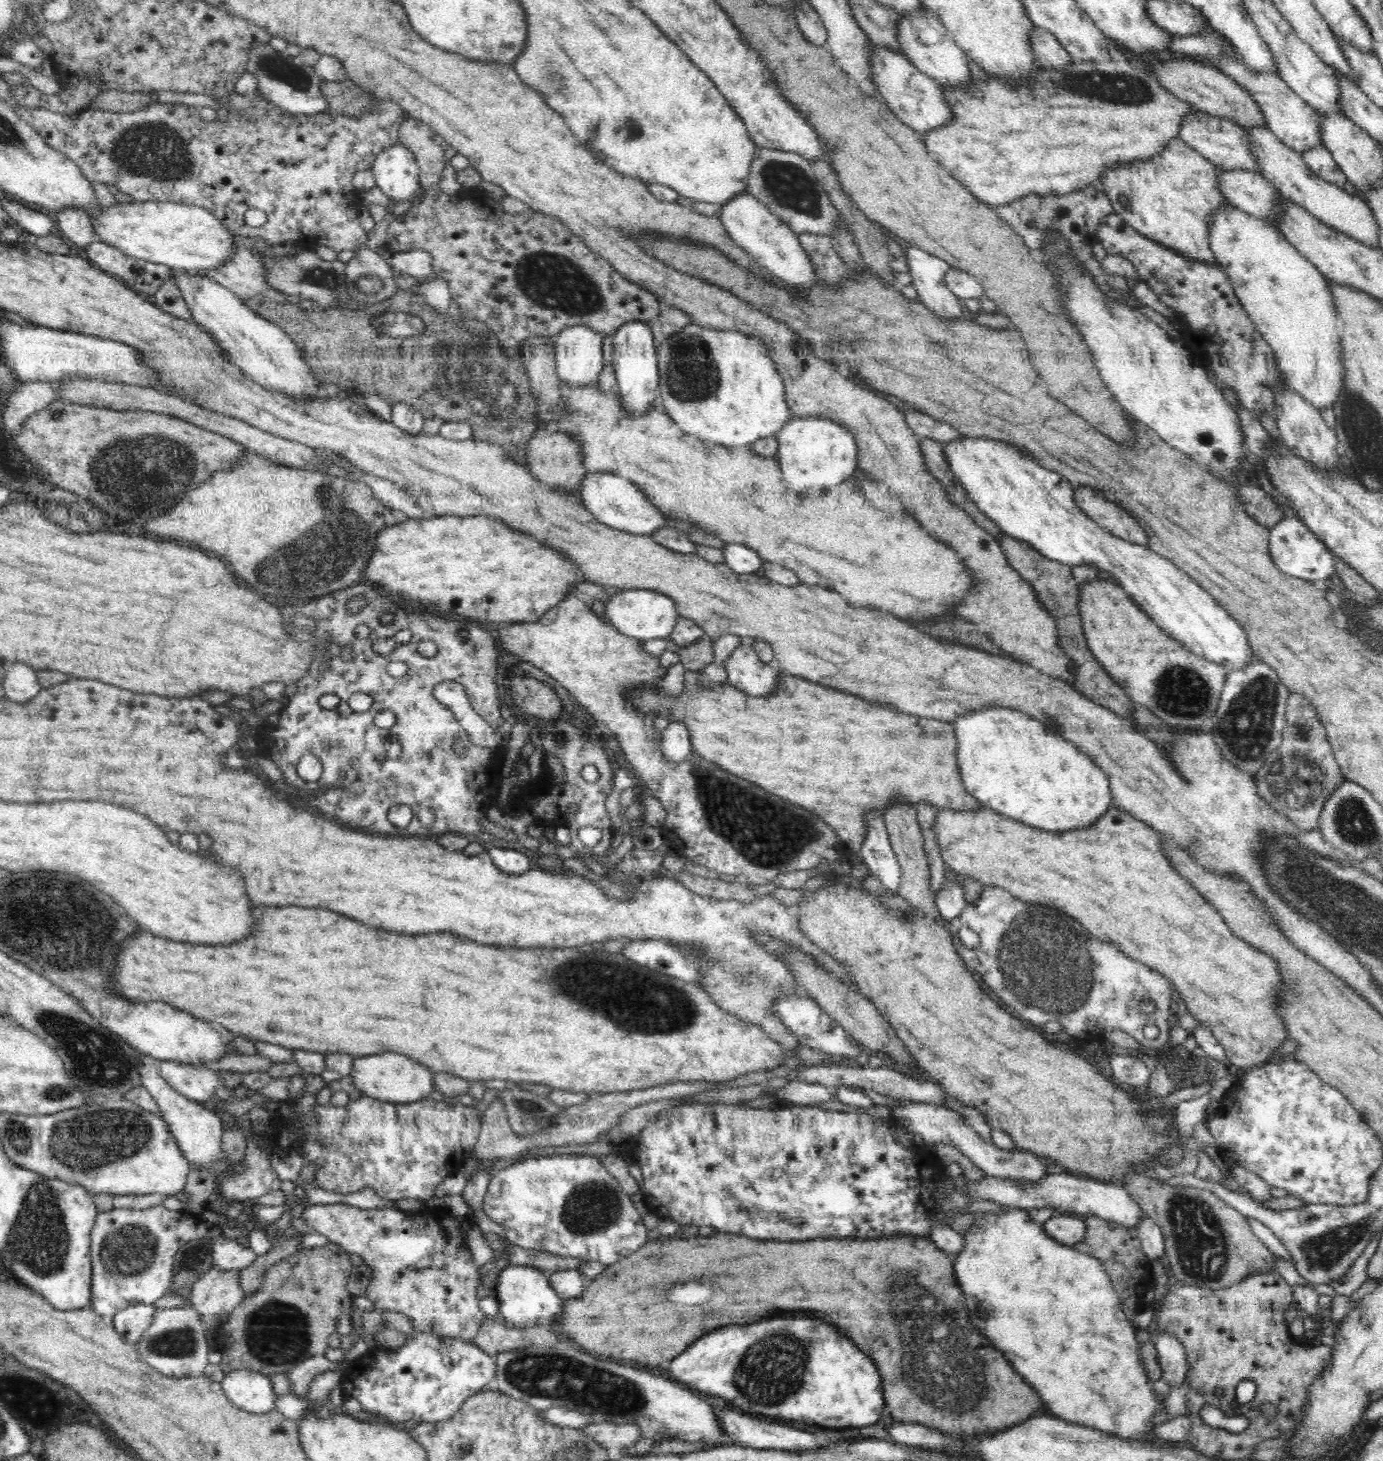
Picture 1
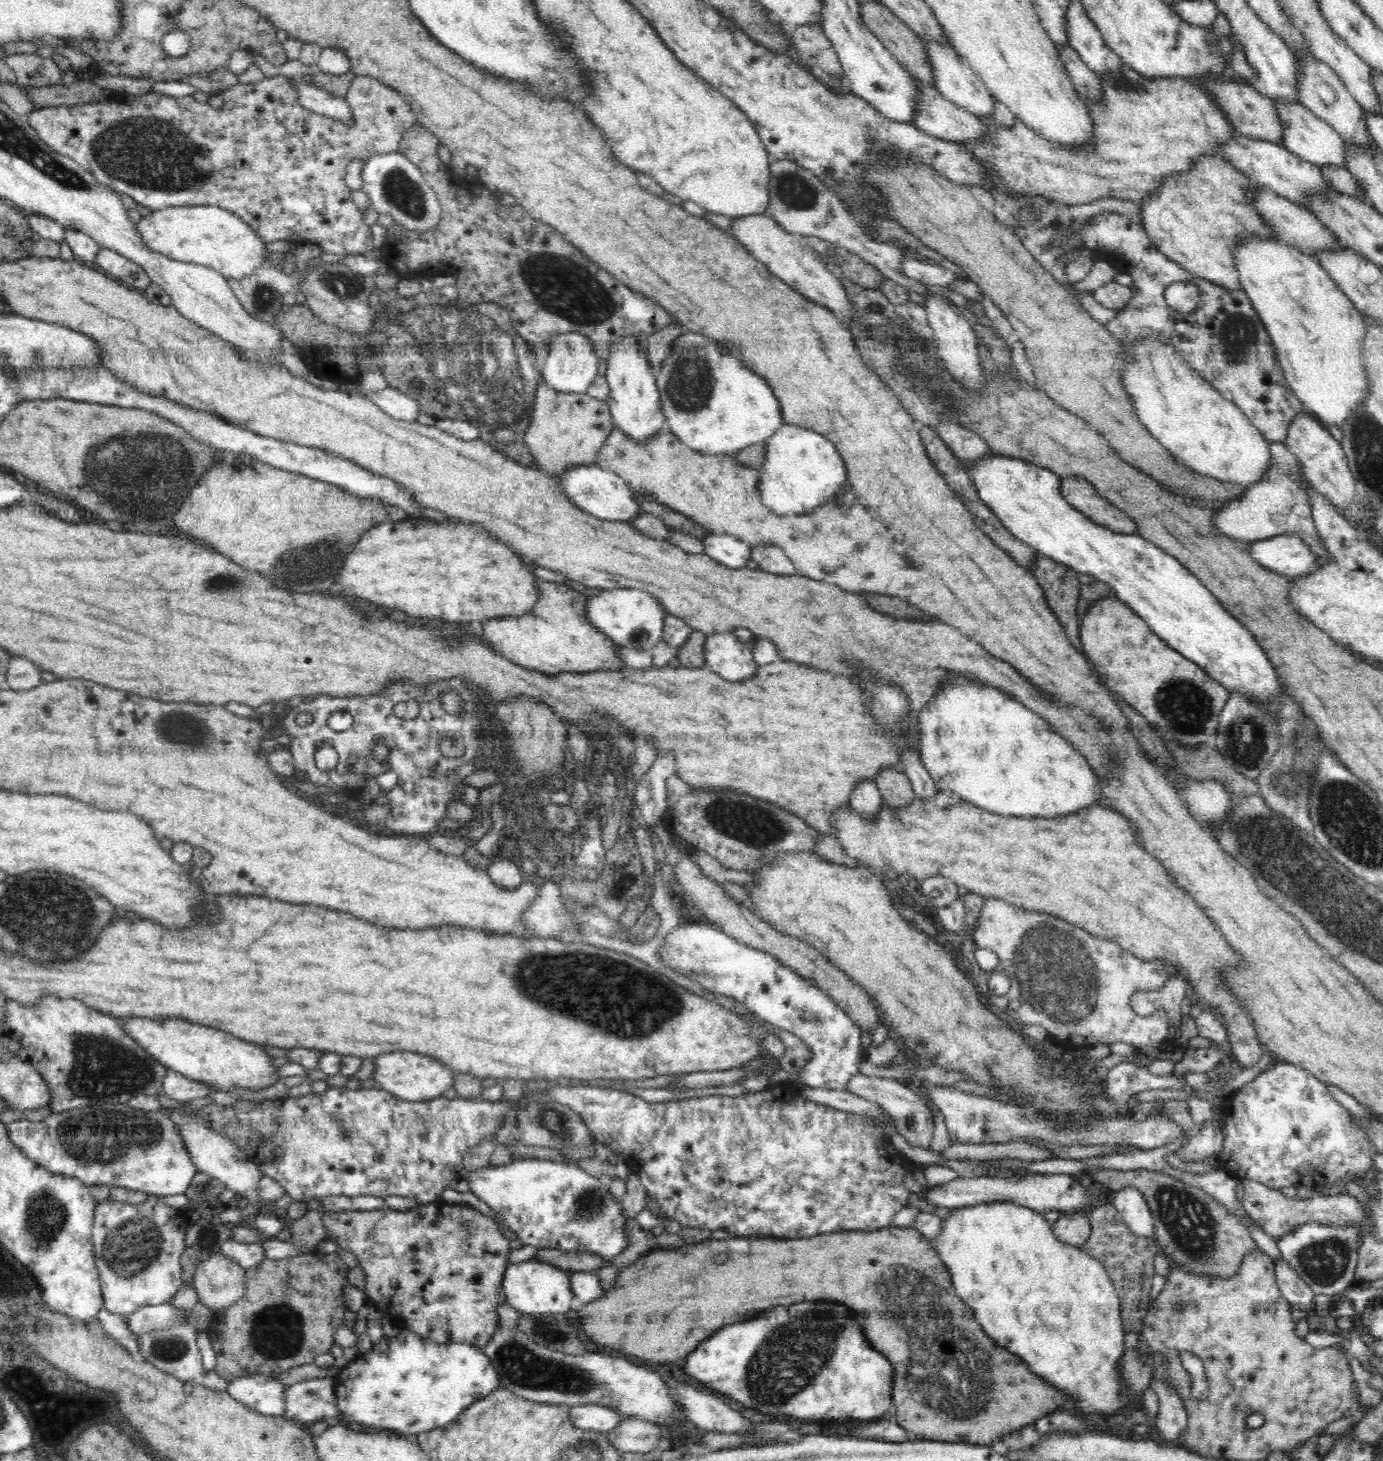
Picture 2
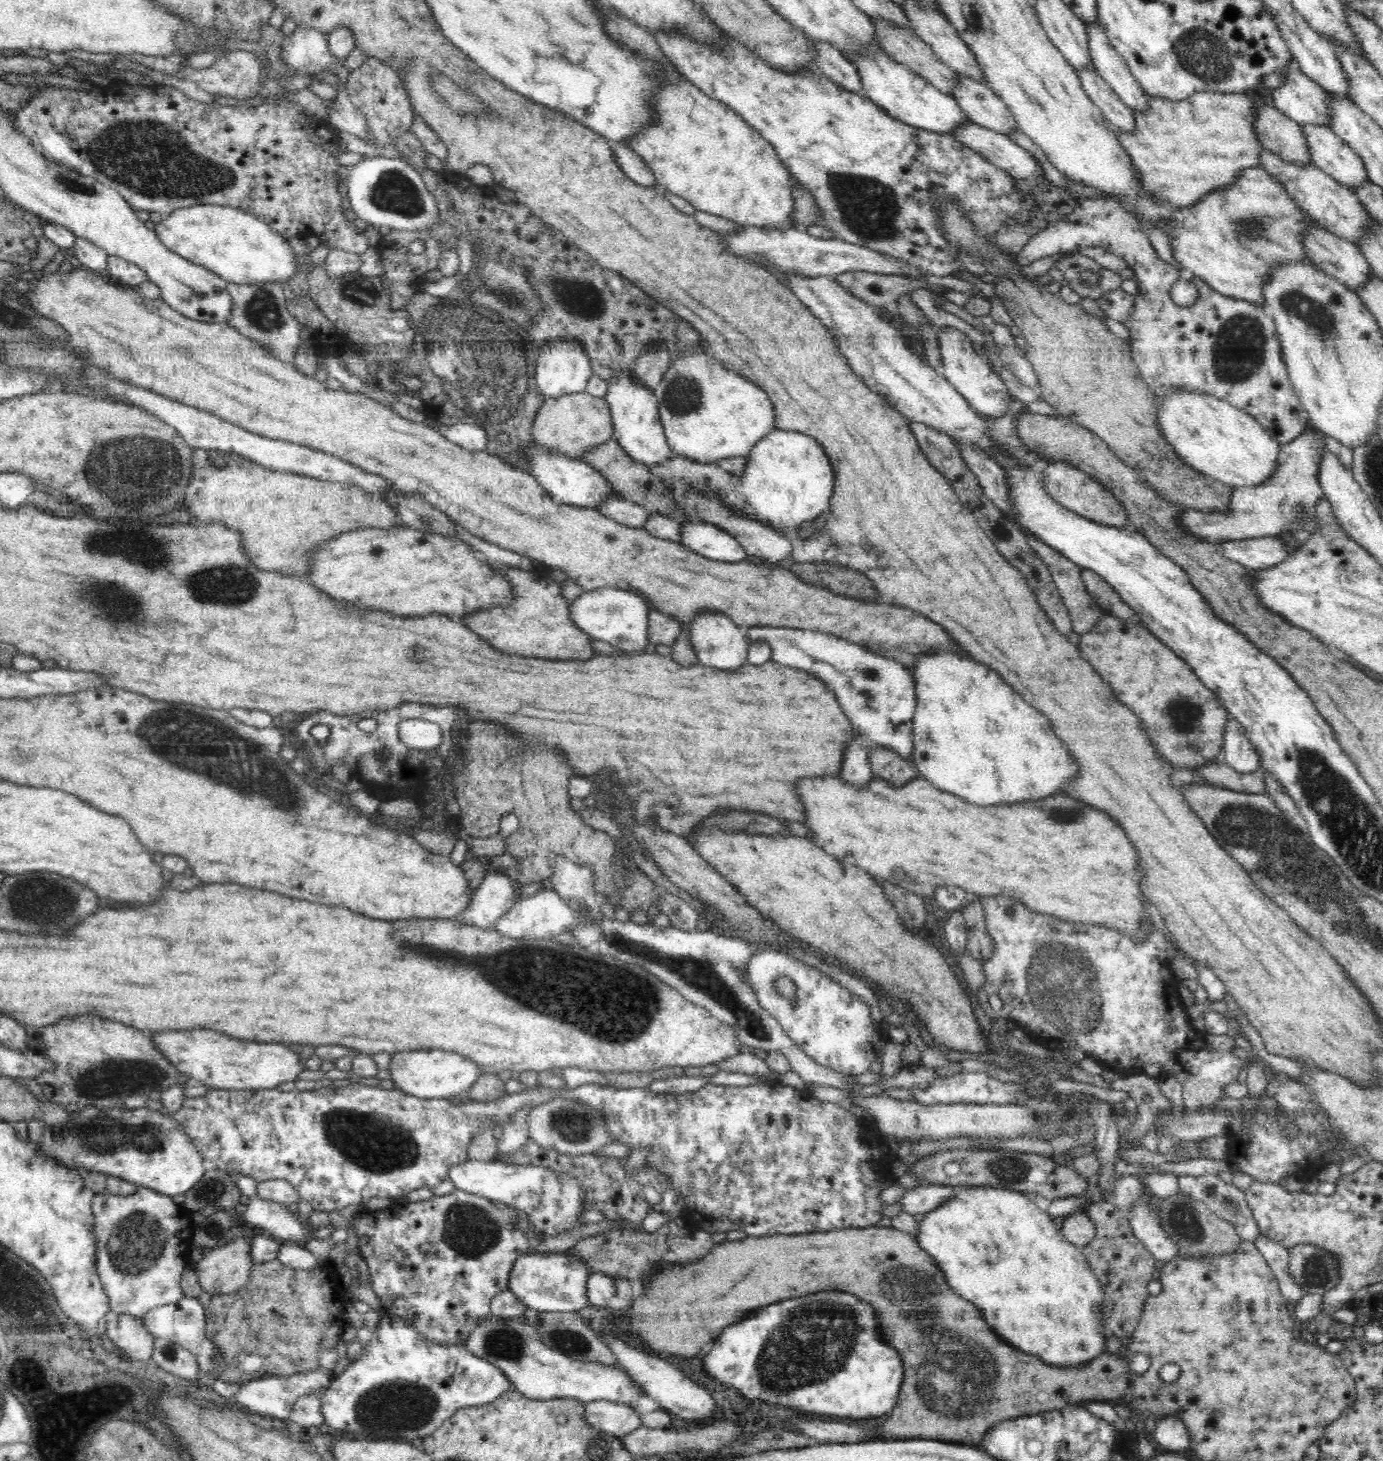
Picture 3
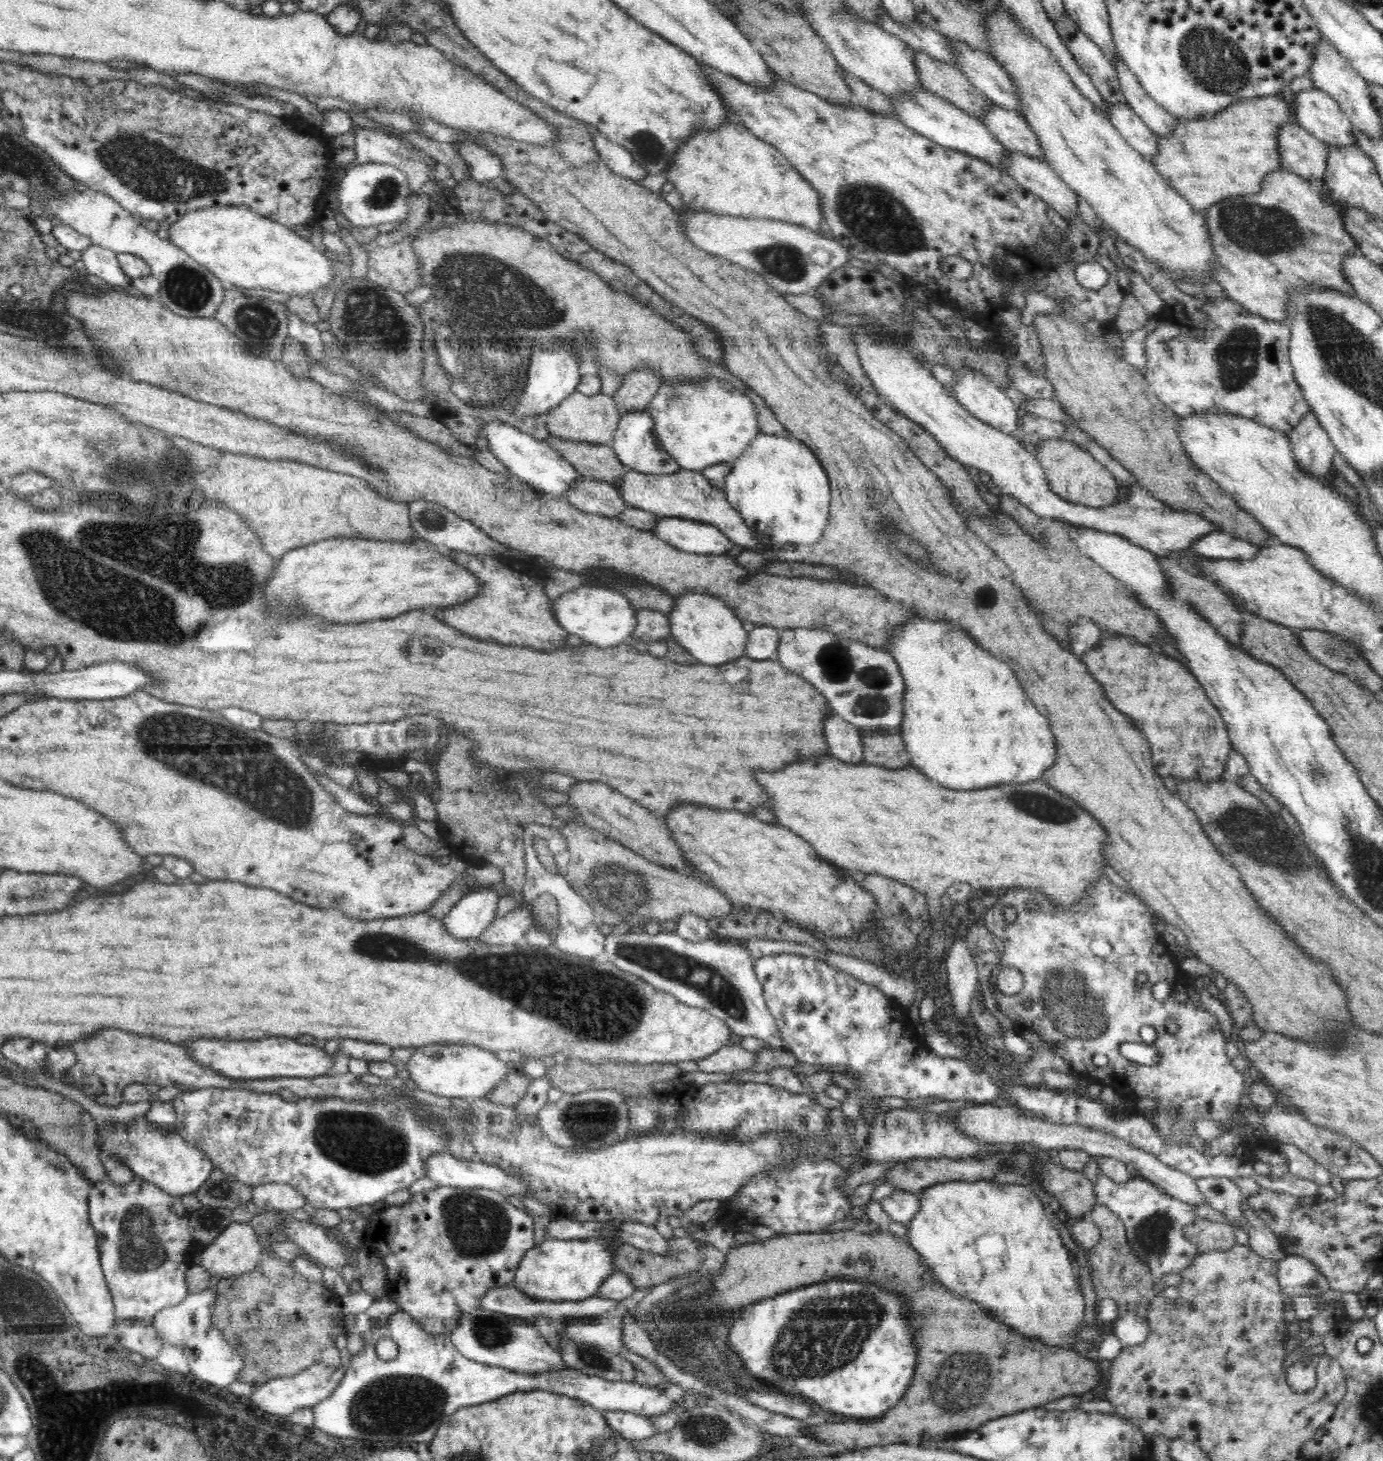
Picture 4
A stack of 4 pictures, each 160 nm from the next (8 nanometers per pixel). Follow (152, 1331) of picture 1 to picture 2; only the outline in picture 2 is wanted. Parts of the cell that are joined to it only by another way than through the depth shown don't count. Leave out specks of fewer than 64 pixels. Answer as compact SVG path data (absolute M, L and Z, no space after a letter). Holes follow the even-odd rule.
M188 1322L168 1329L152 1330L152 1332L138 1335L138 1342L141 1346L140 1354L146 1362L156 1366L162 1372L176 1376L178 1380L200 1380L204 1370L200 1349L196 1345L197 1334L196 1328Z

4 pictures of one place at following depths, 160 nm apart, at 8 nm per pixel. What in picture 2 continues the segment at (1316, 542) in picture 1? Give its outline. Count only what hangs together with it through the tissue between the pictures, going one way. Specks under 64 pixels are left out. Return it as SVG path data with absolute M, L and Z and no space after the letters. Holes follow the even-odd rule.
M1280 534L1249 544L1250 556L1260 566L1290 577L1318 568L1316 554L1296 534Z

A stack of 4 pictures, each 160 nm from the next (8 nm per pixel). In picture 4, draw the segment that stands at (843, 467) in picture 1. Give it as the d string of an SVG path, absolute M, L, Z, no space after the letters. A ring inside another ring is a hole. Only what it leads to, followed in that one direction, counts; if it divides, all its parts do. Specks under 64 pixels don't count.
M757 434L749 447L732 462L723 486L725 497L769 549L792 543L814 544L826 524L830 506L830 485L826 470L803 442L796 438Z

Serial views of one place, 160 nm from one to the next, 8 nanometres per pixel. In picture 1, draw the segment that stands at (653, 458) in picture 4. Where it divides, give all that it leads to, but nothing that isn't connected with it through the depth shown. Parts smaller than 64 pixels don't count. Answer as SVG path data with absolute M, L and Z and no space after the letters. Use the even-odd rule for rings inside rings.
M630 320L622 324L613 335L613 369L616 375L616 390L623 409L630 416L646 414L655 403L659 403L659 366L656 343L648 322Z

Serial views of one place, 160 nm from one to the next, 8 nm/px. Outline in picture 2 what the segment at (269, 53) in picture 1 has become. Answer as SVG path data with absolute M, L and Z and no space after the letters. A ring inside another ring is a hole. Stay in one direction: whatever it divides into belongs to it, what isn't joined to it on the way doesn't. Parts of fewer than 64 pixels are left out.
M296 74L288 79L294 83L302 107L348 125L353 122L354 115L345 97L336 97L326 89L314 85L311 77L306 74Z

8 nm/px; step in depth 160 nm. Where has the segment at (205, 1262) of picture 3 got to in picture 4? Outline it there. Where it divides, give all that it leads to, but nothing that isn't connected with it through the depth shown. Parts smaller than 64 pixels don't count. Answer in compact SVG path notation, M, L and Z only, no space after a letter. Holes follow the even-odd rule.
M232 1222L200 1251L200 1264L210 1276L240 1277L259 1264L263 1249L249 1223Z

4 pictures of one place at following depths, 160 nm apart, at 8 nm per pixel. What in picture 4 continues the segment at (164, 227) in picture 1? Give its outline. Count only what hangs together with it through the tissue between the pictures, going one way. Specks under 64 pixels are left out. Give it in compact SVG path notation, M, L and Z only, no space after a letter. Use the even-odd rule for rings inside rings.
M246 206L209 207L190 212L170 227L169 241L194 258L195 262L210 270L223 283L236 287L259 287L274 292L284 292L290 297L304 296L304 294L314 294L320 288L328 288L330 284L334 284L336 278L335 264L330 253L316 249L308 237L302 237L279 222L255 214Z

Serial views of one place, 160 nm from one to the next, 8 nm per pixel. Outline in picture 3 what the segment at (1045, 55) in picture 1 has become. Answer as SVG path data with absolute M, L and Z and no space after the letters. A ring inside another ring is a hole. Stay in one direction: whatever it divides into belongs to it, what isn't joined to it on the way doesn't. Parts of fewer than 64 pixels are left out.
M1094 70L1077 72L1086 94L1113 128L1126 132L1134 130L1134 111L1122 102L1114 89Z

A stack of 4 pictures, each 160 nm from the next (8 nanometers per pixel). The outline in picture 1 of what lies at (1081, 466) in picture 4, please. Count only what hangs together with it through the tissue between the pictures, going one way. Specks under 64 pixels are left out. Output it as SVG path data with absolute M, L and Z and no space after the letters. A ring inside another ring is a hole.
M1075 487L1073 499L1084 514L1110 534L1126 542L1147 546L1148 535L1140 523L1115 502L1104 498L1101 492L1090 487Z

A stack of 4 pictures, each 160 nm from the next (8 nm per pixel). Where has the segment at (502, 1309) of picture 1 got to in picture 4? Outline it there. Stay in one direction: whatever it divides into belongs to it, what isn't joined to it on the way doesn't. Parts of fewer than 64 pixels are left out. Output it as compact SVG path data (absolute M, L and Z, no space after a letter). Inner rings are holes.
M604 1237L568 1240L546 1239L534 1245L518 1264L512 1282L518 1290L534 1299L546 1301L585 1301L598 1295L602 1282L615 1271L614 1246L619 1240Z

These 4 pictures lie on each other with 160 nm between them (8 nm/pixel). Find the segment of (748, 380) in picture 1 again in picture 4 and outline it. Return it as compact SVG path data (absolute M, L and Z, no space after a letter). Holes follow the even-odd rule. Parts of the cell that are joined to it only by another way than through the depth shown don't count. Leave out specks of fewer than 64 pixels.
M682 378L682 380L692 380L692 384L663 380L661 388L646 408L654 419L654 431L662 448L676 459L682 469L701 471L707 466L733 462L749 447L750 442L759 433L755 406L752 406L750 398L746 398L726 382L710 380L708 386L704 386L693 379Z

